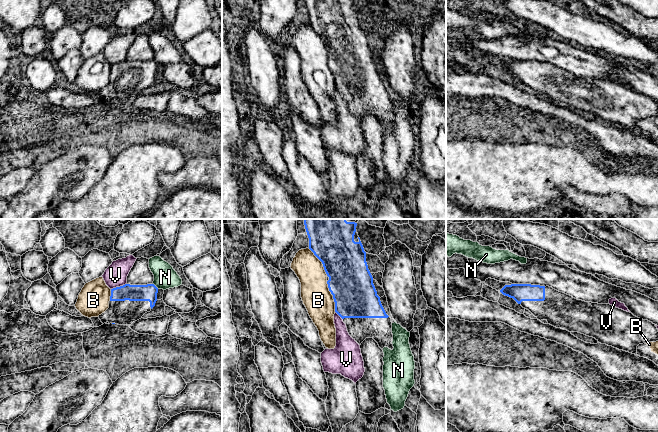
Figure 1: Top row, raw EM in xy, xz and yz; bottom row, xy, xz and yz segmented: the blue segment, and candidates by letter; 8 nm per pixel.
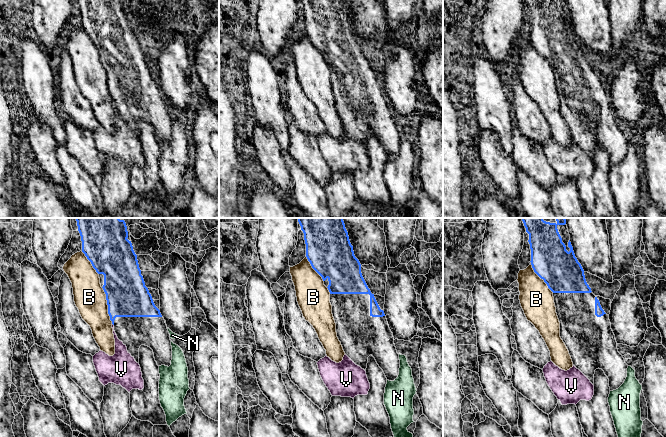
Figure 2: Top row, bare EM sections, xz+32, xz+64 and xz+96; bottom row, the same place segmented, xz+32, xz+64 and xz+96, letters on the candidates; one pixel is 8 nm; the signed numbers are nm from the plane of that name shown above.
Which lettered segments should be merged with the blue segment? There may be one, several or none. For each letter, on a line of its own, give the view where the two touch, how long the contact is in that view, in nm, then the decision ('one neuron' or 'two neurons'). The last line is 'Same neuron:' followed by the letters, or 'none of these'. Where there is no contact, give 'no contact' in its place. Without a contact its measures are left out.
B: xz | 260 nm | two neurons
N: xy | 60 nm | two neurons
V: xy | 140 nm | two neurons
Same neuron: none of these

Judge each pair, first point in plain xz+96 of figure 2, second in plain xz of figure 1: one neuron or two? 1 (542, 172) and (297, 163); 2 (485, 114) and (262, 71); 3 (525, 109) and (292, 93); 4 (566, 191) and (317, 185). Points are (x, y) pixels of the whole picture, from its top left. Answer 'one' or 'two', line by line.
1: two
2: one
3: one
4: two

